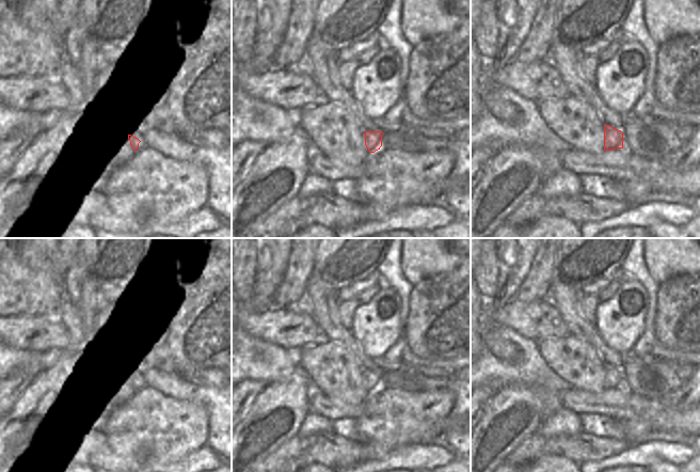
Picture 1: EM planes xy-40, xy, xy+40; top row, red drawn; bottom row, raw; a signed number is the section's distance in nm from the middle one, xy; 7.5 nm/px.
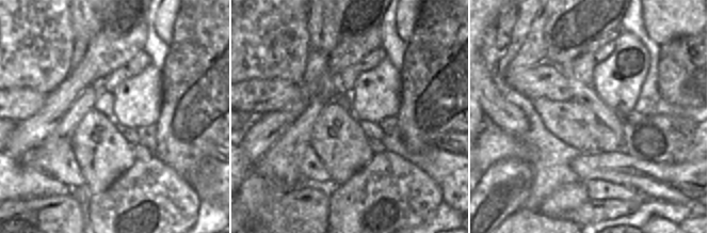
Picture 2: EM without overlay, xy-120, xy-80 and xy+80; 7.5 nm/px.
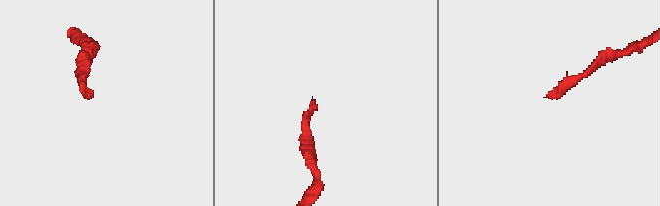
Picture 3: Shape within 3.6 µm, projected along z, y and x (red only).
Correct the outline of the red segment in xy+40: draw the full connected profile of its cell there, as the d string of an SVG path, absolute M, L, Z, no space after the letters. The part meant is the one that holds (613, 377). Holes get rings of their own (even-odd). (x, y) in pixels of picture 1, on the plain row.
M604 364L604 390L623 388L623 372L609 364Z

